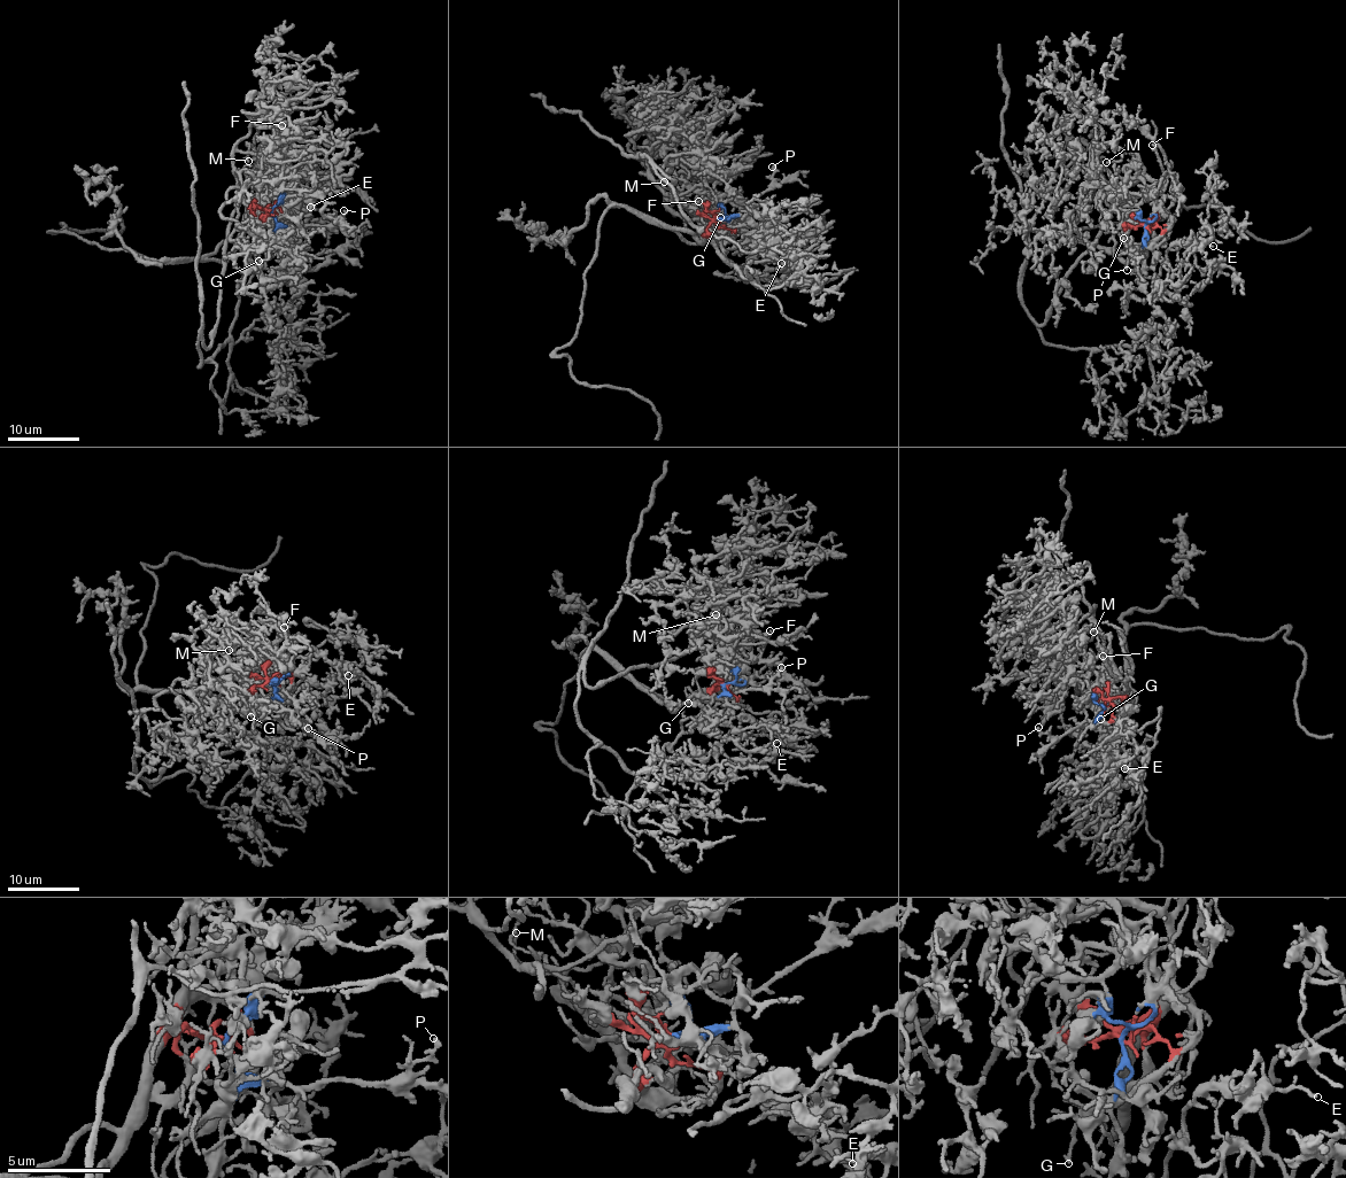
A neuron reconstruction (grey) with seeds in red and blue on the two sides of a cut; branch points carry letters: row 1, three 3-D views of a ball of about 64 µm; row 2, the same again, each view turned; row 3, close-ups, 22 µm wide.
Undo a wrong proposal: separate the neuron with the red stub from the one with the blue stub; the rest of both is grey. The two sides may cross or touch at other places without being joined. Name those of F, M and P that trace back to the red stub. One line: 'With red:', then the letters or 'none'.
With red: F, M

